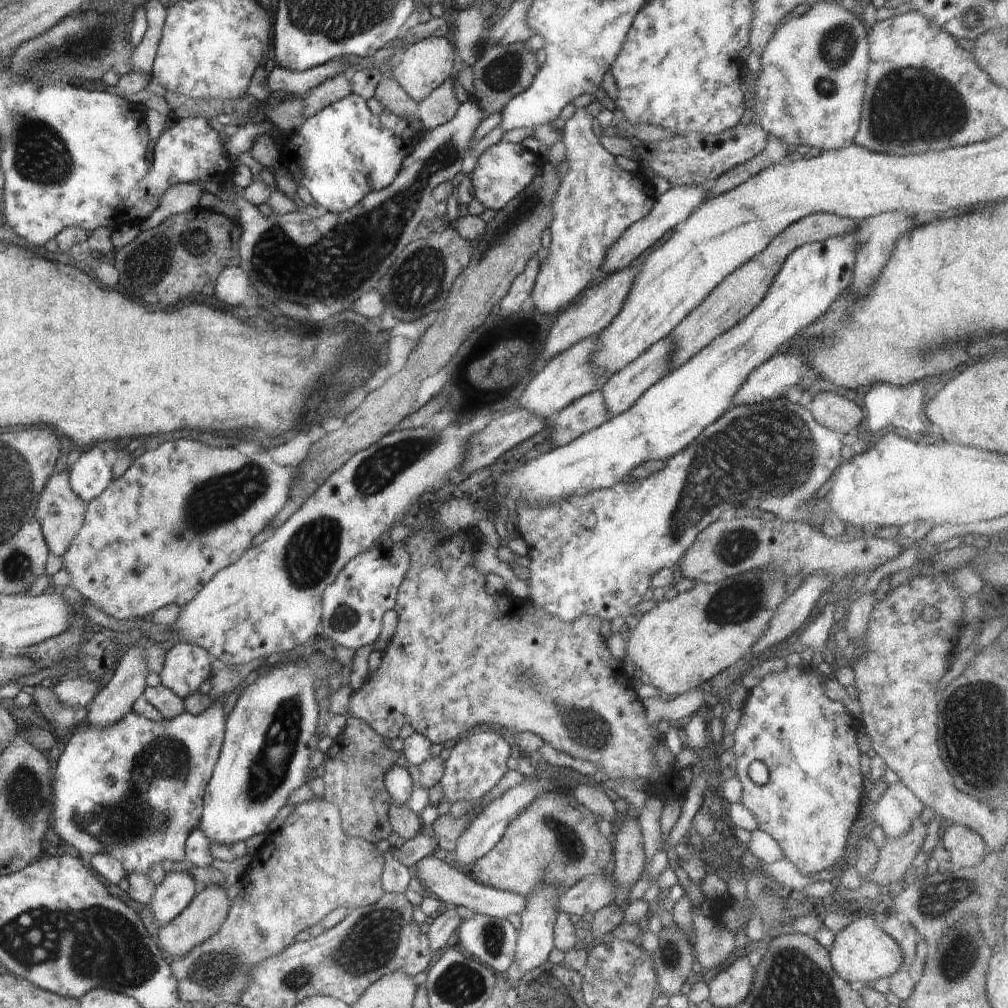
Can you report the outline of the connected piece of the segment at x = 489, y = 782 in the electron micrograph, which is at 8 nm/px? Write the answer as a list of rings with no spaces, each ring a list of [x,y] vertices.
[[[490,728],[476,729],[450,745],[452,750],[448,754],[448,760],[444,761],[444,774],[439,784],[444,797],[448,798],[451,804],[458,800],[482,800],[508,772],[507,760],[511,756],[512,746],[500,735]]]

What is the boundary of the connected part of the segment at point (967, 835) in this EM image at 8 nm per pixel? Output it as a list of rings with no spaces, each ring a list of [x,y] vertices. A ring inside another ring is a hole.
[[[949,824],[941,832],[943,845],[955,866],[976,866],[988,853],[983,838],[962,824]]]

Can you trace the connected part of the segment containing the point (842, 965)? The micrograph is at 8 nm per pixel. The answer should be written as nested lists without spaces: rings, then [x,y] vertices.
[[[860,917],[835,934],[829,955],[834,972],[849,983],[855,980],[876,983],[893,975],[903,963],[900,946],[870,917]]]

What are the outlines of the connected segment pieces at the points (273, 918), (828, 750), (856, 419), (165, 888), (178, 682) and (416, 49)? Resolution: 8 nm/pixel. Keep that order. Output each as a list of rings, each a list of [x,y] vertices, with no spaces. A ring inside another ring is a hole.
[[[321,798],[310,799],[309,801],[304,802],[303,804],[297,804],[294,810],[290,812],[284,826],[278,829],[274,833],[267,833],[266,841],[263,846],[260,848],[260,858],[256,860],[260,866],[252,866],[254,872],[258,872],[258,880],[262,882],[262,888],[258,888],[258,894],[254,896],[242,896],[238,900],[238,895],[231,900],[230,910],[228,911],[228,916],[226,920],[222,923],[220,930],[212,938],[208,938],[194,946],[192,950],[186,956],[178,959],[170,959],[170,970],[172,974],[177,978],[178,984],[178,994],[182,998],[182,1002],[200,1002],[205,1004],[217,1005],[218,1003],[228,1003],[231,1005],[238,1005],[240,998],[242,998],[242,992],[248,988],[248,982],[250,977],[250,970],[262,962],[266,962],[266,958],[270,956],[278,956],[282,954],[288,946],[296,942],[296,935],[302,930],[307,930],[309,926],[313,924],[318,924],[322,922],[322,918],[332,912],[335,908],[339,906],[345,906],[348,909],[357,909],[362,907],[367,907],[375,902],[378,902],[382,895],[385,893],[384,888],[382,888],[381,876],[384,868],[384,854],[383,852],[378,851],[376,848],[376,843],[368,842],[365,838],[362,837],[352,837],[346,834],[342,828],[342,816],[338,806],[330,802],[324,802]]]
[[[786,666],[782,670],[770,672],[762,678],[751,691],[748,692],[747,701],[741,708],[741,718],[738,727],[734,732],[734,745],[730,749],[736,757],[736,775],[742,784],[741,803],[744,808],[756,818],[758,829],[770,834],[783,850],[783,854],[796,866],[804,876],[812,876],[817,872],[822,872],[826,868],[831,869],[833,864],[840,861],[848,850],[848,836],[850,836],[851,826],[860,816],[861,798],[864,796],[863,782],[864,776],[860,771],[860,748],[856,740],[857,728],[854,726],[853,716],[846,712],[844,704],[830,700],[824,692],[824,680],[817,668],[804,668],[799,666]],[[760,760],[766,764],[769,772],[769,780],[764,785],[756,785],[748,777],[748,768],[752,762]]]
[[[832,391],[819,392],[813,396],[808,410],[818,424],[841,436],[854,430],[862,420],[862,412],[854,402]]]
[[[186,870],[165,872],[150,900],[150,910],[161,926],[172,922],[192,902],[196,894],[194,881]]]
[[[180,641],[166,653],[162,670],[158,674],[160,684],[185,699],[209,678],[210,666],[206,650]]]
[[[445,37],[426,38],[405,48],[401,53],[400,62],[388,67],[387,72],[394,77],[394,80],[402,86],[414,102],[419,103],[450,78],[454,70],[454,62],[456,62],[456,52]]]

